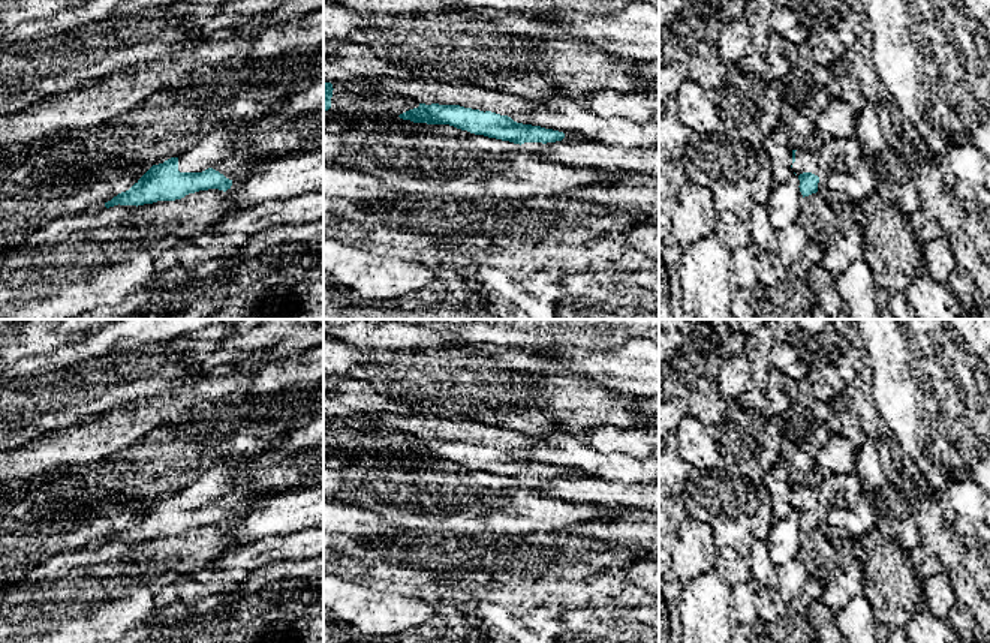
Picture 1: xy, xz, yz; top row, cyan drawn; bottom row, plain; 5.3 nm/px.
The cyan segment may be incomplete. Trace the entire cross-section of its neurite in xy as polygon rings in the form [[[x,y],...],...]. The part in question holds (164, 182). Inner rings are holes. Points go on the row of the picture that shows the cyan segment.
[[[238,123],[217,127],[184,154],[153,165],[129,190],[105,202],[105,207],[175,201],[208,189],[226,192],[234,180],[246,178],[268,160],[235,144],[240,130]]]

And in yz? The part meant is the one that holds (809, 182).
[[[792,150],[791,168],[800,180],[798,187],[803,198],[818,192],[819,174],[815,153]]]

